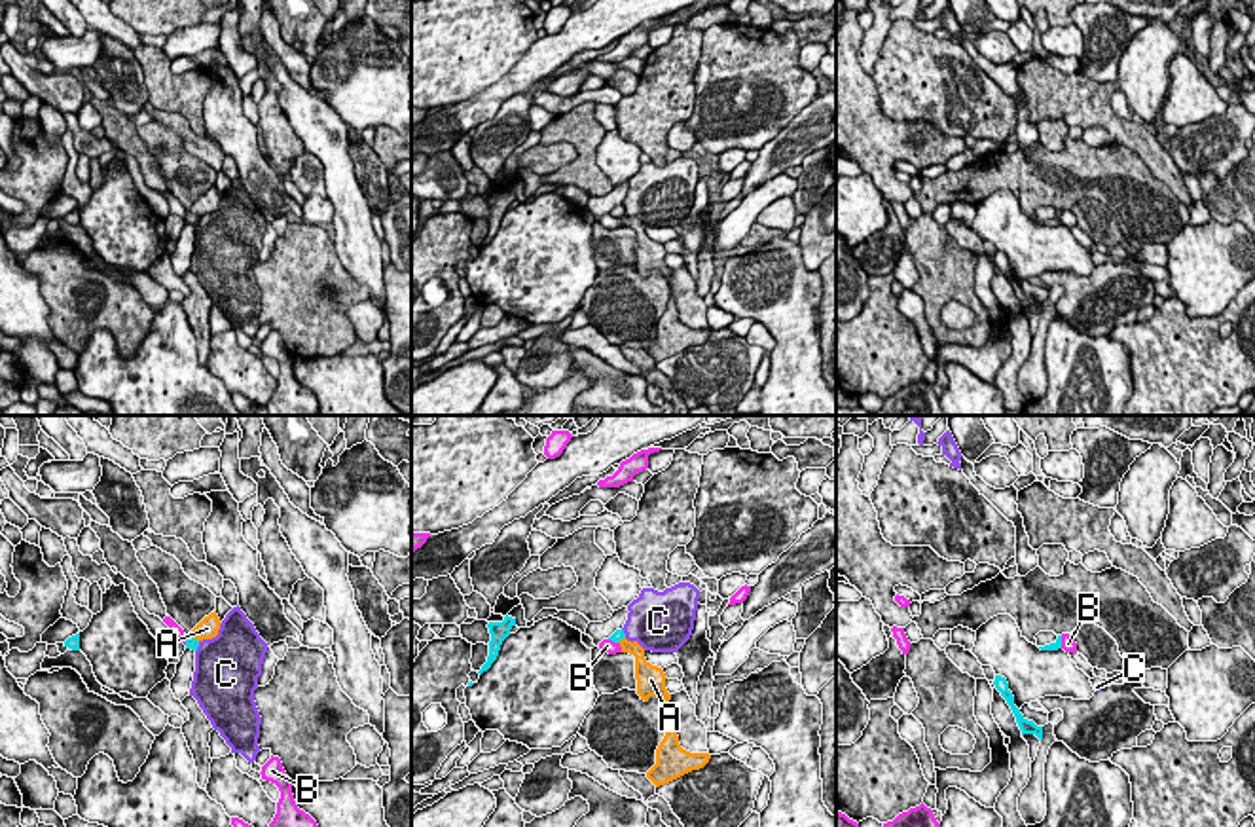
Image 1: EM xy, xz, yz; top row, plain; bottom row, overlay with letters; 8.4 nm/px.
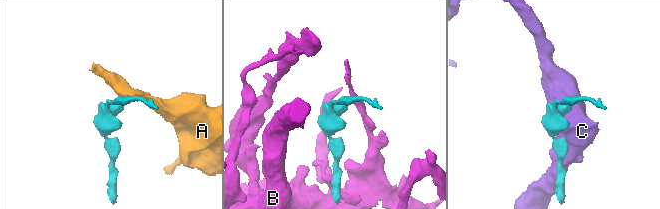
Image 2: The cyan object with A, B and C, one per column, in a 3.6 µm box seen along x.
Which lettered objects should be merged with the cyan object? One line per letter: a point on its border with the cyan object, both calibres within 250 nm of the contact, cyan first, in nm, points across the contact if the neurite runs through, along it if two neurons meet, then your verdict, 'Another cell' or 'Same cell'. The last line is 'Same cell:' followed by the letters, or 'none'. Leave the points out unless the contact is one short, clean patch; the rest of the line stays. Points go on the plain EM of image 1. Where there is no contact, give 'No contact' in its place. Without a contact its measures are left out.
A: Touches cyan at xy (192, 213). Thickness 100 nm (cyan) against 180 nm. Boundary: xy (190, 209), (198, 217). Another cell
B: Touches cyan at yz (1060, 217). Thickness 70 nm (cyan) against 130 nm. Another cell
C: Touches cyan at xy (198, 220). Thickness 100 nm (cyan) against 440 nm. Boundary: xy (200, 217), (196, 226). Another cell
Same cell: none

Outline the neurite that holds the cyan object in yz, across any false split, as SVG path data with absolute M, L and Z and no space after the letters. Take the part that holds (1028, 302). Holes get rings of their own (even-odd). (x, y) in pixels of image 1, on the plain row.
M995 250L995 256L993 256L995 264L1001 267L1001 271L1007 275L1007 279L1010 281L1014 292L1016 292L1016 298L1022 305L1022 311L1024 309L1035 309L1039 315L1043 315L1043 302L1037 302L1033 296L1028 296L1020 285L1014 281L1014 271L1012 267L1009 266L1009 258L1005 252L1001 250Z

